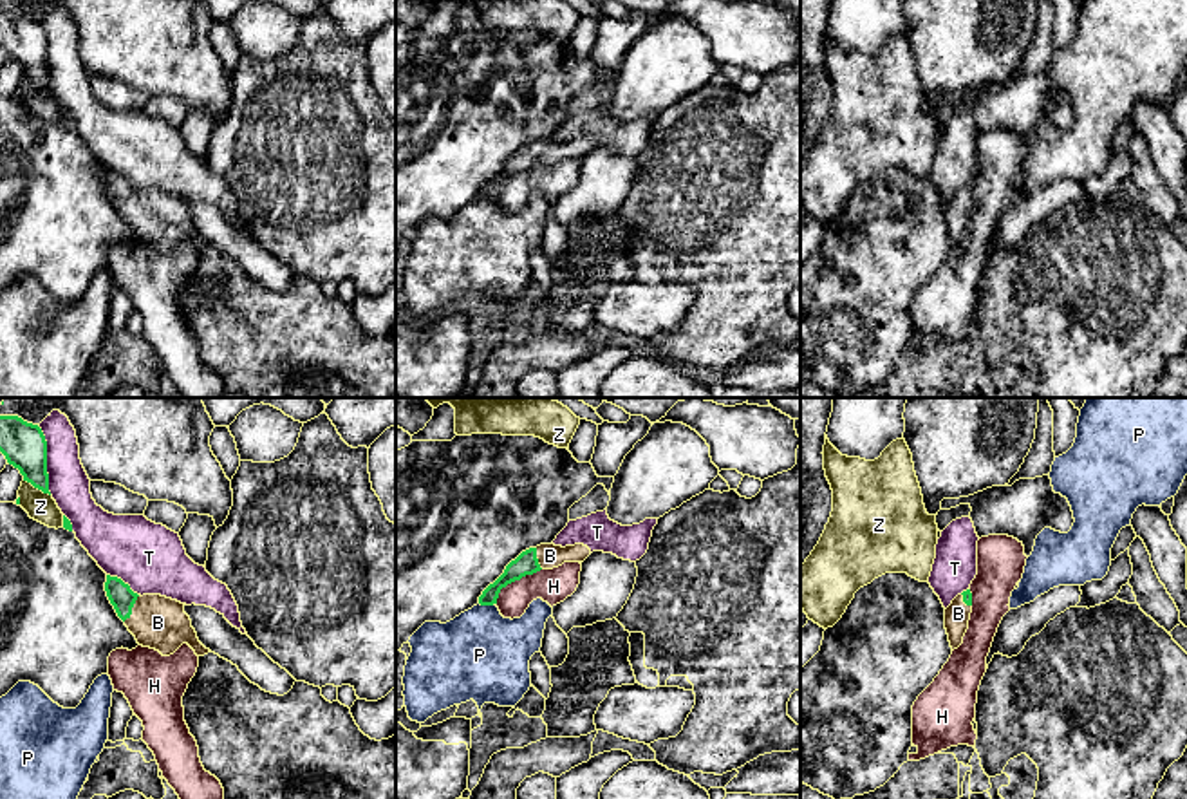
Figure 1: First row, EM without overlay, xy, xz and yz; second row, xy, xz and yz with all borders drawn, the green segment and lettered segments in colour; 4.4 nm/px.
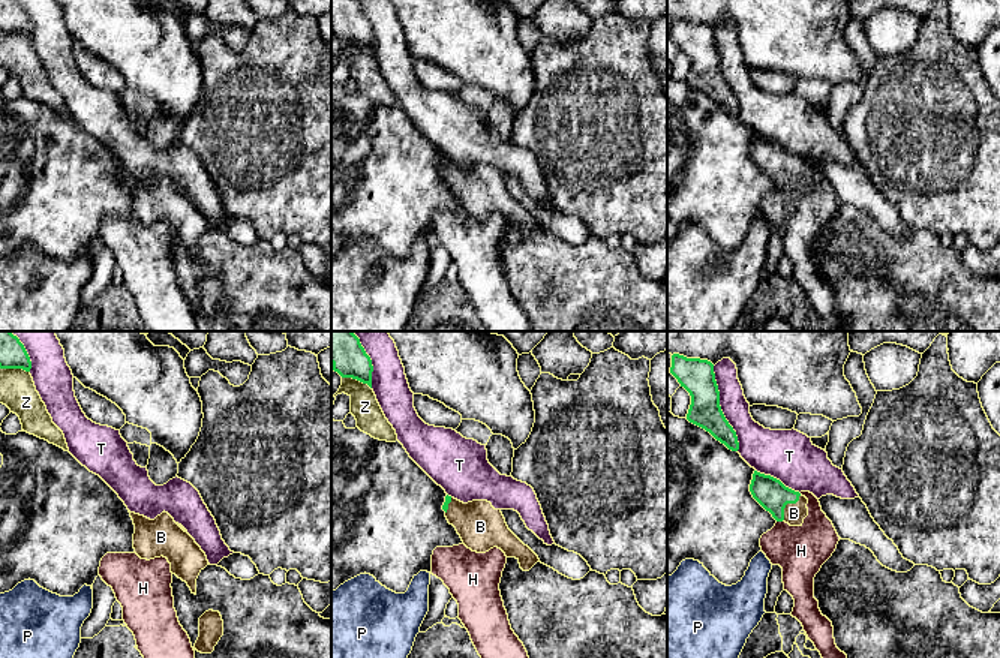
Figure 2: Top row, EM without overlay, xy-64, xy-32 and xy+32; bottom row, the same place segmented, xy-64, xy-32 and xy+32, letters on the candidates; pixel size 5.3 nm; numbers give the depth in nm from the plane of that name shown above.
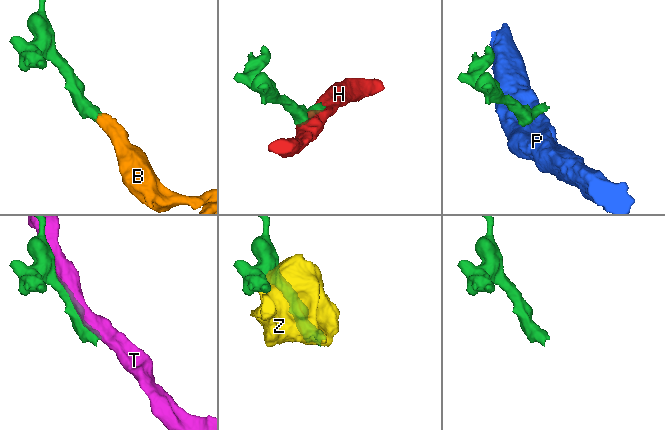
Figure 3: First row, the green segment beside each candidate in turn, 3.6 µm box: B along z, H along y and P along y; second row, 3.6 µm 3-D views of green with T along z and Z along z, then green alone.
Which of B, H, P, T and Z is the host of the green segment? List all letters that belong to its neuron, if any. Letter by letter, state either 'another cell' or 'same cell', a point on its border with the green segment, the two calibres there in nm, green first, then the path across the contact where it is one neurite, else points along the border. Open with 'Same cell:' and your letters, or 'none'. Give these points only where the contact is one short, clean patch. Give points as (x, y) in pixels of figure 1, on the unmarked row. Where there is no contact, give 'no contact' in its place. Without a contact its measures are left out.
Same cell: B
B: same cell | xy (132, 201) | 110/240 nm | across xy (121, 192), (132, 201), (141, 210), (158, 217)
H: another cell | xz (514, 176) | 100/160 nm
P: another cell | xz (486, 199) | 100/400 nm | along xz (479, 197), (494, 199)
T: another cell | xy (46, 55) | 200/190 nm
Z: another cell | xy (37, 82) | 200/130 nm

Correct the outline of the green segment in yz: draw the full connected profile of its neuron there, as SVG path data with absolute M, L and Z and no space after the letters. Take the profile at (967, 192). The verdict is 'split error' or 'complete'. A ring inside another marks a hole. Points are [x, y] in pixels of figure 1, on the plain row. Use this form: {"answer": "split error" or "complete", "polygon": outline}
{"answer": "split error", "polygon": "M970 184L958 190L952 199L945 204L945 224L952 246L963 239L963 231L968 224L968 215L972 208L972 188Z"}

